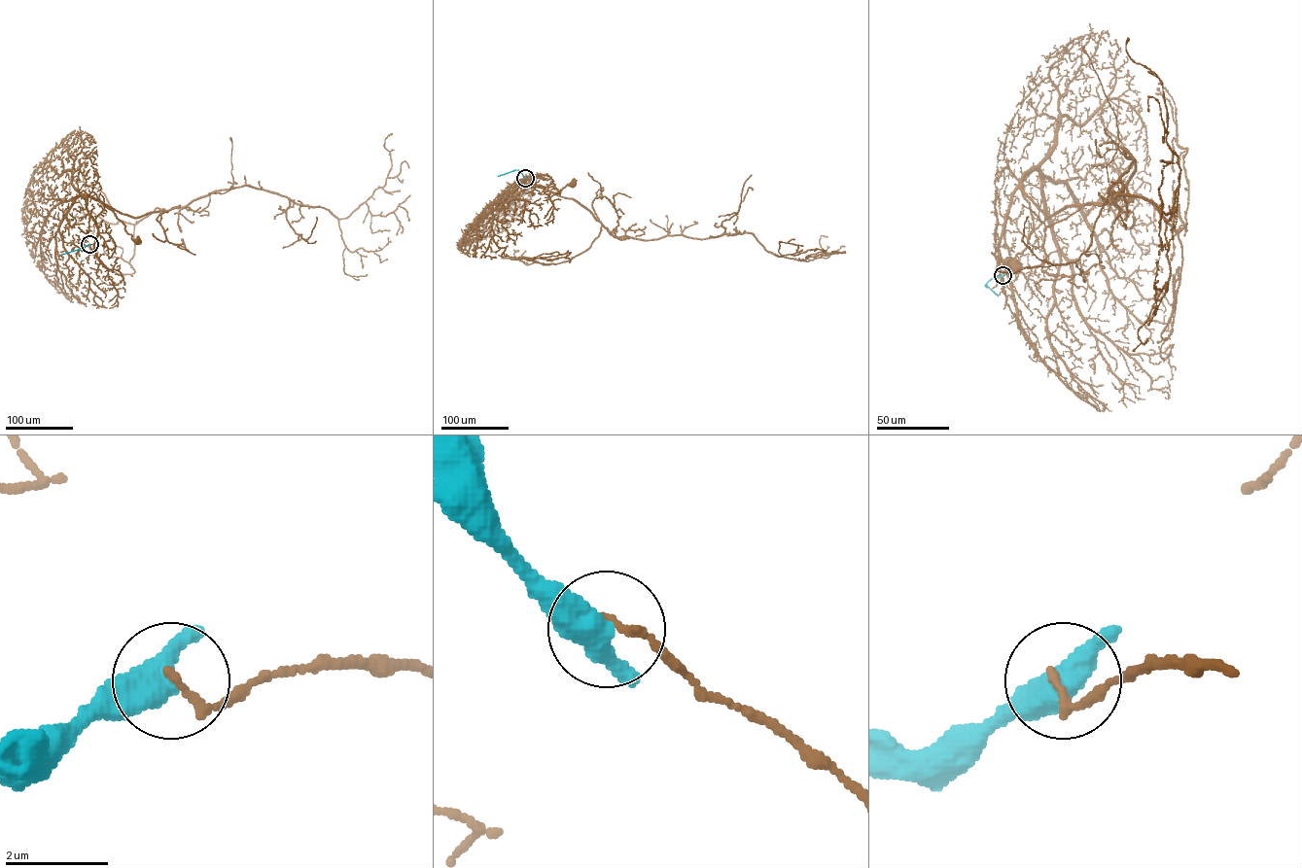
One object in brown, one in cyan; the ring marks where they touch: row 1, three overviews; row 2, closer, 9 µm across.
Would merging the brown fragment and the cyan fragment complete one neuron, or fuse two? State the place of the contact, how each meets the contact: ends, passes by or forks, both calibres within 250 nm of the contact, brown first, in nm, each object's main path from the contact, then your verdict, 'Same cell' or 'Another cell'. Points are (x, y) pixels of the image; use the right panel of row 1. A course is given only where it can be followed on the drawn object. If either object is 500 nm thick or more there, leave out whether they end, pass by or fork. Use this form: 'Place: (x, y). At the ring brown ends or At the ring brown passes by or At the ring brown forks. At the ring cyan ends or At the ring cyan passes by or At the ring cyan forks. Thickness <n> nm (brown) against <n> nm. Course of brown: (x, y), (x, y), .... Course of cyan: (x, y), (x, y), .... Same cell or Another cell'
Place: (1002, 275). At the ring brown ends. At the ring cyan passes by. Thickness 170 nm (brown) against 480 nm. Course of brown: (1002, 275), (1004, 217), (1027, 173), (1022, 193), (1033, 231), (1015, 269). Course of cyan: (1002, 275), (993, 278), (985, 285), (998, 295). Another cell

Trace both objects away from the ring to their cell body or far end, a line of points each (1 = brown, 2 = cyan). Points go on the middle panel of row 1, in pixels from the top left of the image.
1: (525, 178), (529, 180), (533, 176), (522, 183), (521, 190), (542, 187), (559, 191), (567, 184), (573, 184)
2: (525, 178), (517, 169), (498, 176)

